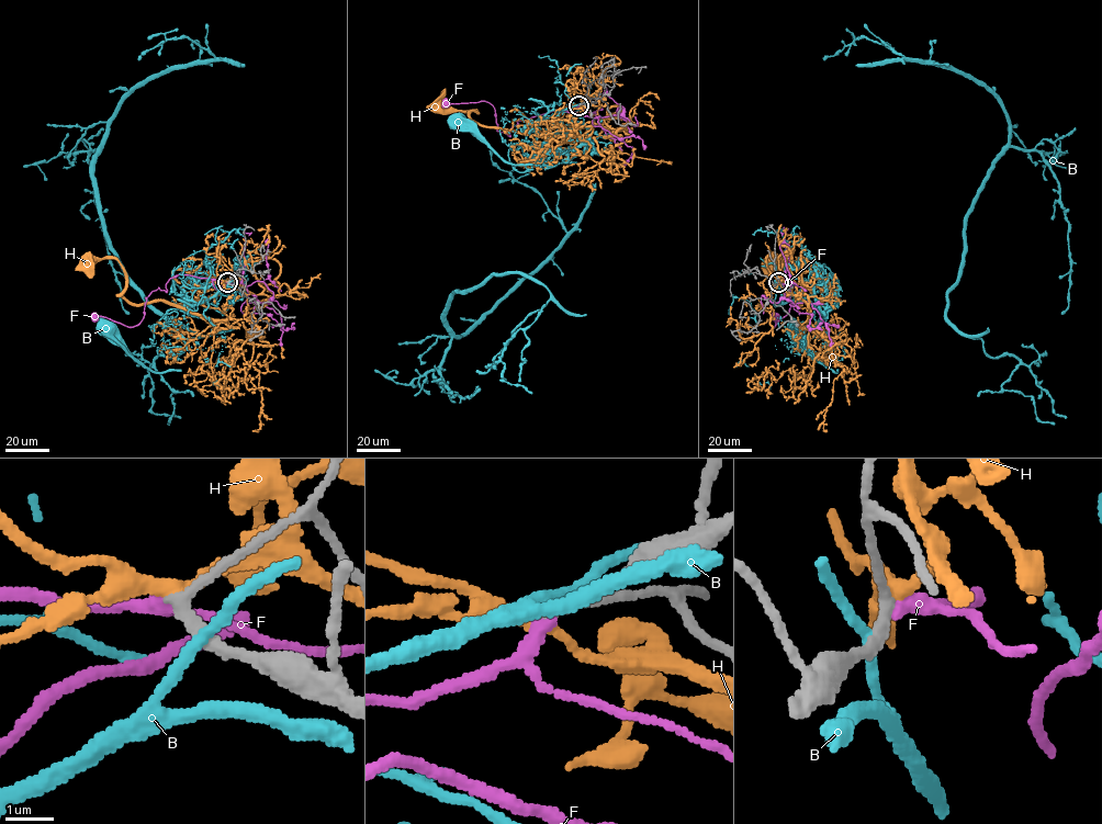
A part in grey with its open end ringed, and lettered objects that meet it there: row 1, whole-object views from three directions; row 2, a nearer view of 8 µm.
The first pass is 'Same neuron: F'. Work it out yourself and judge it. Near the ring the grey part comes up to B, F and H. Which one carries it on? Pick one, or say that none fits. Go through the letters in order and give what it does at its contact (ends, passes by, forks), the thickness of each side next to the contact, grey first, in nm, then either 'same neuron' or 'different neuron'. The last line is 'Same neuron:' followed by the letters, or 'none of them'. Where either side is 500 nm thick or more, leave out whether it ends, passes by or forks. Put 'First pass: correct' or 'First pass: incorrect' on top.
First pass: correct
B: it passes by; 280 nm thick on the grey side, 220 nm on the other; different neuron
F: it passes by; 260 nm thick on the grey side, 220 nm on the other; same neuron
H: it passes by; 240 nm thick on the grey side, 280 nm on the other; different neuron
Same neuron: F

